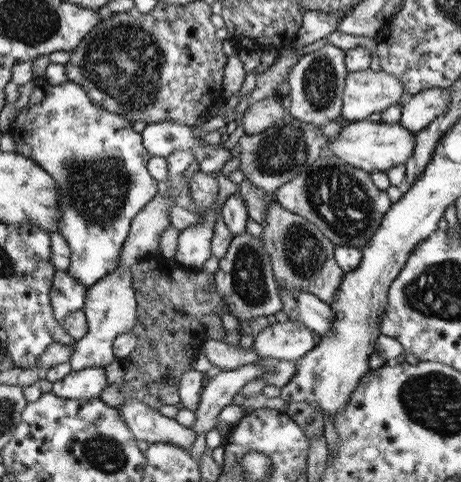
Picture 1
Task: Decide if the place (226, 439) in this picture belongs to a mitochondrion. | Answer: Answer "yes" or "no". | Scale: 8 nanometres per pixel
no

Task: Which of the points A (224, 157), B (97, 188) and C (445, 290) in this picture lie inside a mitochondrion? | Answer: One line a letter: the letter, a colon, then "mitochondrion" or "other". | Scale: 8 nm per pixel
A: other
B: mitochondrion
C: mitochondrion

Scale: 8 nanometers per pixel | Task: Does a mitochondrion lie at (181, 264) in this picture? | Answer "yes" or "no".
no

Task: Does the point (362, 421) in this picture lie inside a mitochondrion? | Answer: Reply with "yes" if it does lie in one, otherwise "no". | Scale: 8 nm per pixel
no

